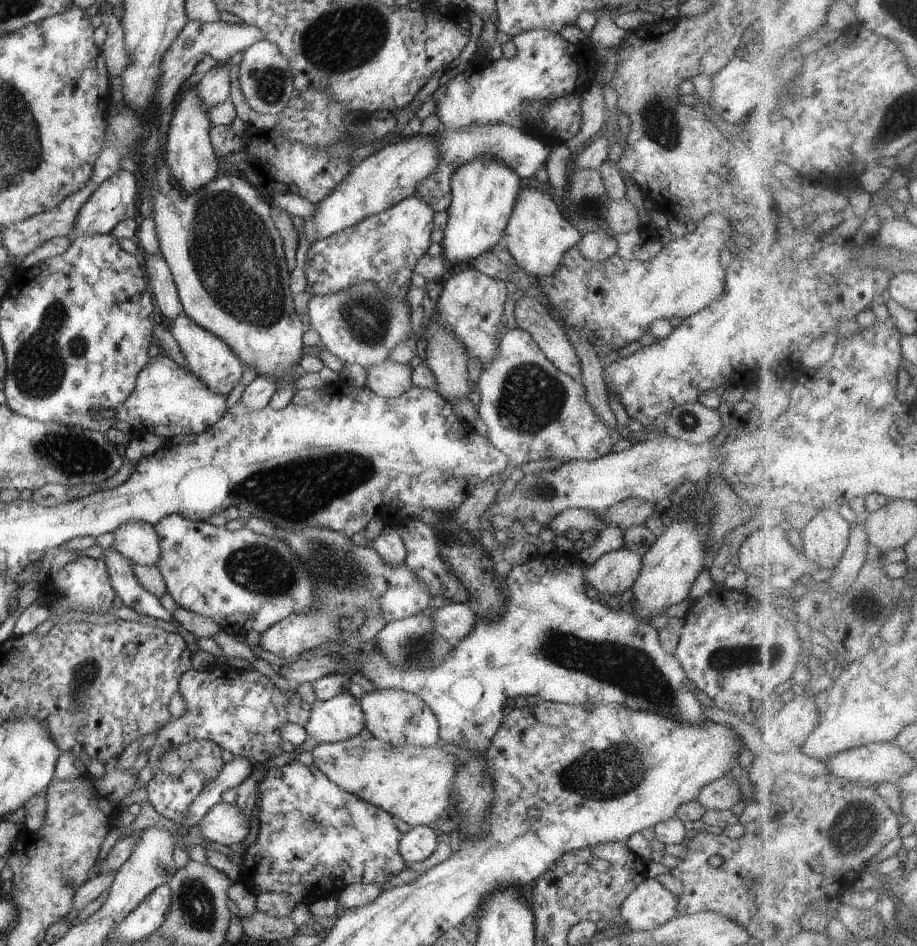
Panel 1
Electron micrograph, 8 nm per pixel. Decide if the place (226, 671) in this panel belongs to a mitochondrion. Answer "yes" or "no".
no

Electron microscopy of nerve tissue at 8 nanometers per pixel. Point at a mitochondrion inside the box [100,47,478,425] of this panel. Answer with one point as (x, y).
(231, 252)

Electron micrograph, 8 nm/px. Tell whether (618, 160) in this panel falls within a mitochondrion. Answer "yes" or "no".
no

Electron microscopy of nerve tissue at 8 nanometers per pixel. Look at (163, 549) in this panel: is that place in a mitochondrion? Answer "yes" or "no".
no

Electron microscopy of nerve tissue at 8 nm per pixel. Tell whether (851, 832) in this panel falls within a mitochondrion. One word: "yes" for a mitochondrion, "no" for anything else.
yes

